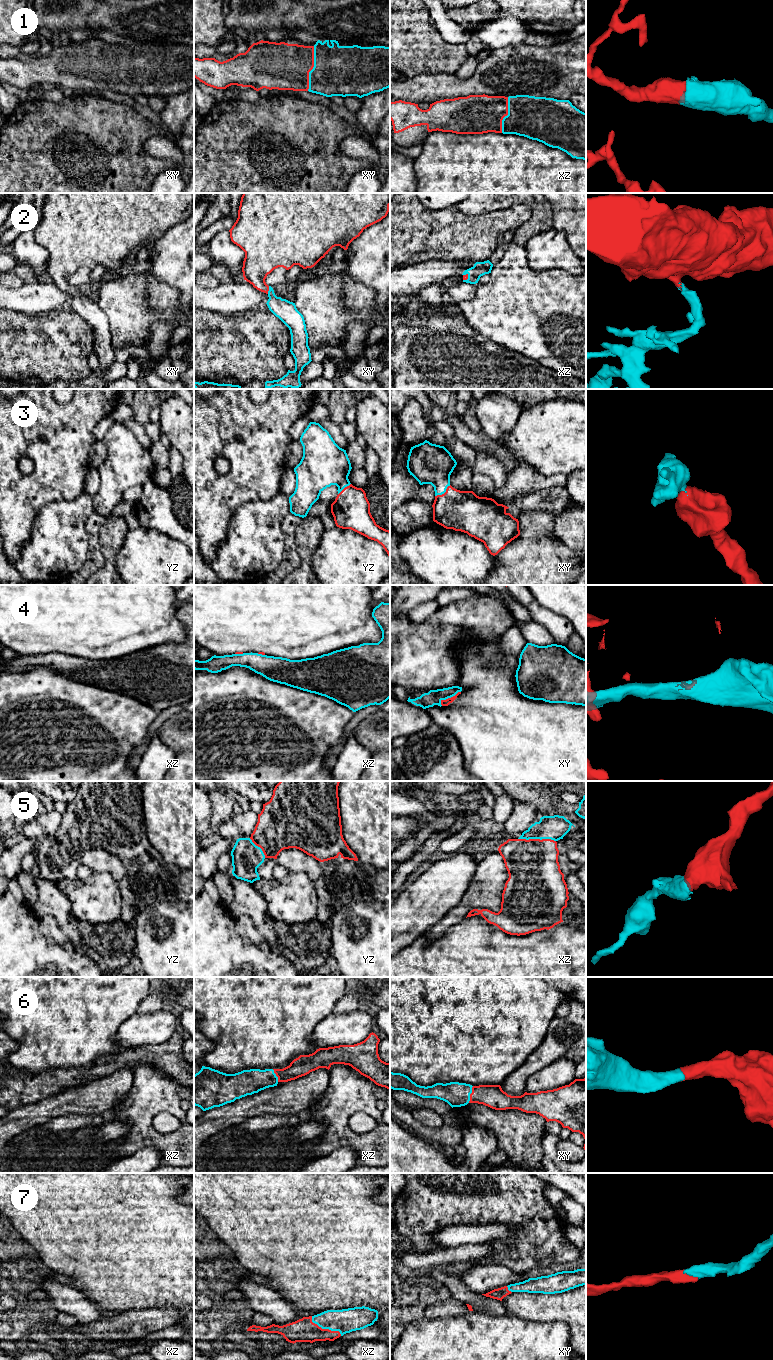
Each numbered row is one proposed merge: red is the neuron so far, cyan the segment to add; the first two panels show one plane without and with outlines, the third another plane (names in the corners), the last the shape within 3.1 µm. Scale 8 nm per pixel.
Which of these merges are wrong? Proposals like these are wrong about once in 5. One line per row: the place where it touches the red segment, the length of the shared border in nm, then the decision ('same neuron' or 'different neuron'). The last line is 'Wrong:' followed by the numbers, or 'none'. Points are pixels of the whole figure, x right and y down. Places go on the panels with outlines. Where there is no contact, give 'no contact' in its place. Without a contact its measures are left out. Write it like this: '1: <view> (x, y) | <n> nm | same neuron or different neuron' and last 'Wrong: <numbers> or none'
1: xy (312, 68) | 360 nm | same neuron
2: xy (268, 290) | 70 nm | same neuron
3: xy (444, 493) | 160 nm | same neuron
4: xy (449, 698) | 200 nm | different neuron
5: xz (537, 839) | 300 nm | same neuron
6: xy (470, 1094) | 140 nm | same neuron
7: xz (325, 1329) | 300 nm | same neuron
Wrong: 4

